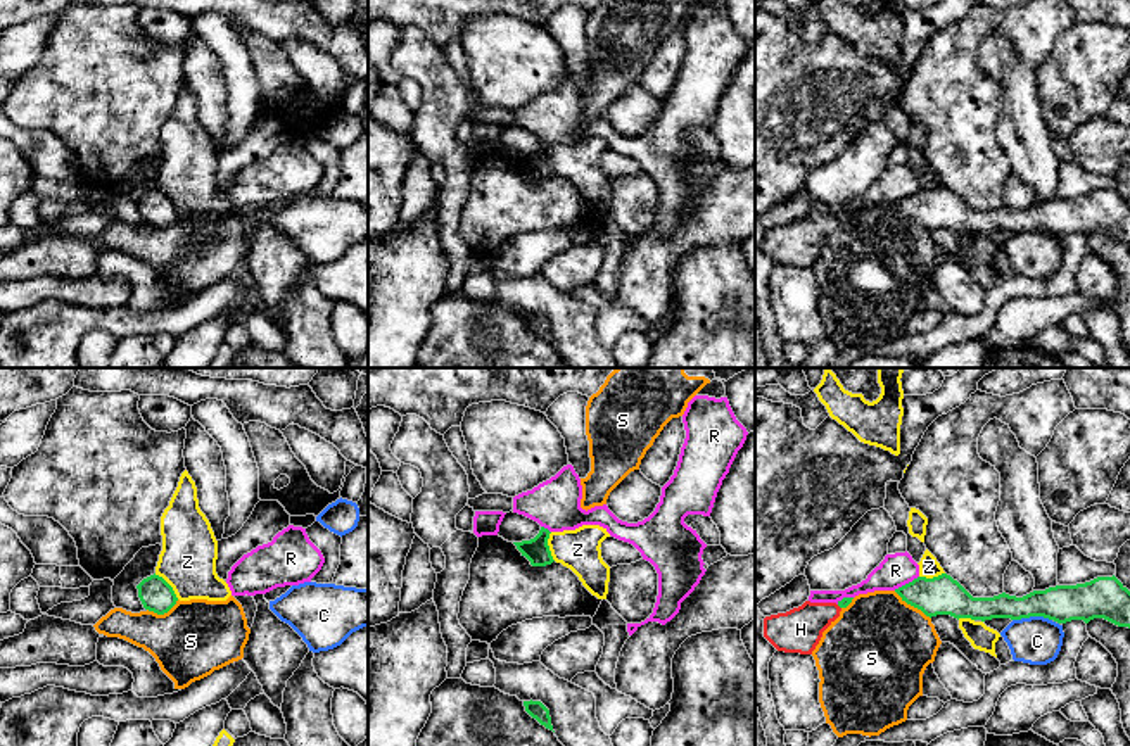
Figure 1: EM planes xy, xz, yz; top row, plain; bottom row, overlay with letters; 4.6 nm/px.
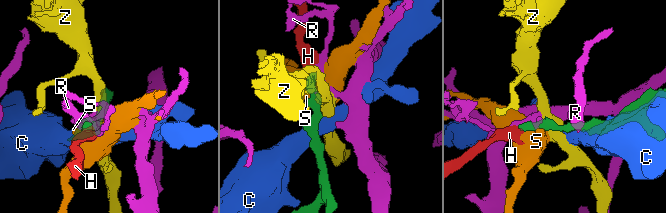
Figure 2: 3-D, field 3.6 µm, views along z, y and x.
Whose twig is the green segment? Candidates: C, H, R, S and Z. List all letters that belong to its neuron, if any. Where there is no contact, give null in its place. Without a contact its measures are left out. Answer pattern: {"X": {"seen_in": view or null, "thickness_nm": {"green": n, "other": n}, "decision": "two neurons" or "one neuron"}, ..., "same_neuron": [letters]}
{"C": {"seen_in": "yz", "thickness_nm": {"green": 180, "other": 220}, "decision": "two neurons"}, "H": {"seen_in": null, "decision": "one neuron"}, "R": {"seen_in": "yz", "thickness_nm": {"green": 180, "other": 160}, "decision": "two neurons"}, "S": {"seen_in": "yz", "thickness_nm": {"green": 180, "other": 480}, "decision": "two neurons"}, "Z": {"seen_in": "xy", "thickness_nm": {"green": 160, "other": 260}, "decision": "two neurons"}, "same_neuron": ["H"]}

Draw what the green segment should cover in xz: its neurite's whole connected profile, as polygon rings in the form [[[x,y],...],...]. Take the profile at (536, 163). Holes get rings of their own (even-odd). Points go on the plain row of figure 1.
[[[541,140],[534,152],[513,157],[522,166],[522,169],[530,174],[532,180],[546,180],[555,174],[548,159],[549,147],[551,145],[548,142]]]

